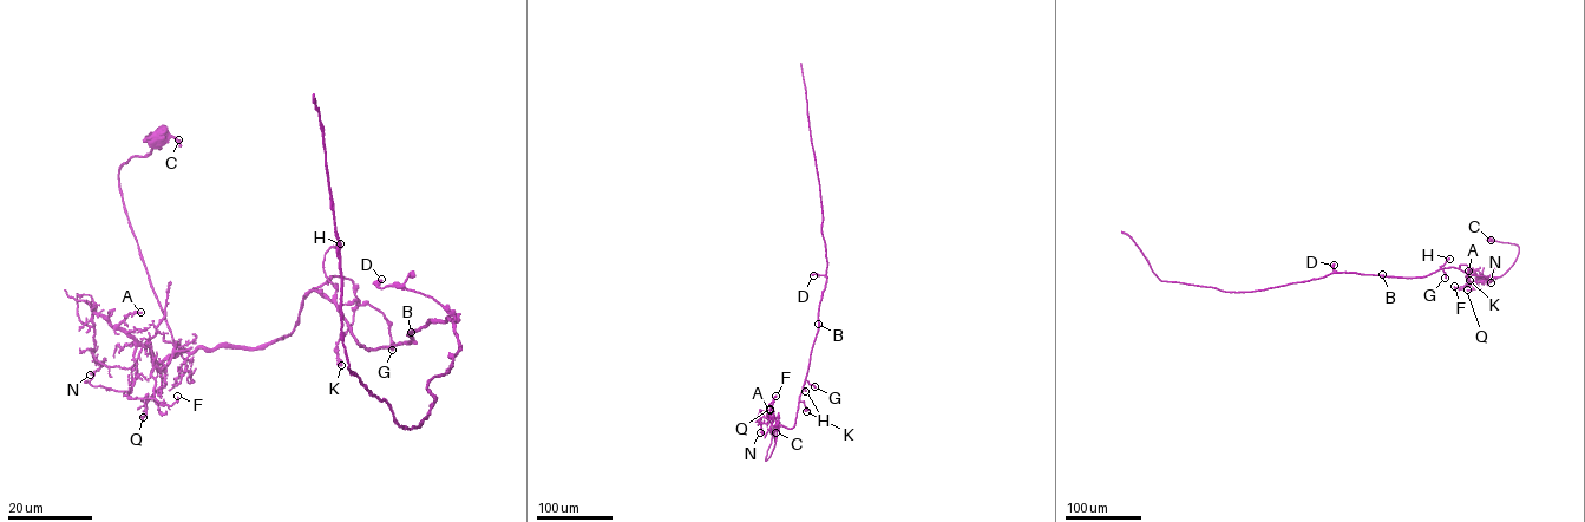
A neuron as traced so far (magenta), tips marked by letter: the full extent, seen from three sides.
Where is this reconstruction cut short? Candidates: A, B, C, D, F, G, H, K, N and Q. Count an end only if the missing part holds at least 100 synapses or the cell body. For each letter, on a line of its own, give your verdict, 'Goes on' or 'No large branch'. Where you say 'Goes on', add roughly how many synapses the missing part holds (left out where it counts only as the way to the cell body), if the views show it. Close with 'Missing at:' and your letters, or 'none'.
A: No large branch
B: No large branch
C: No large branch
D: No large branch
F: No large branch
G: No large branch
H: No large branch
K: No large branch
N: No large branch
Q: No large branch
Missing at: none

